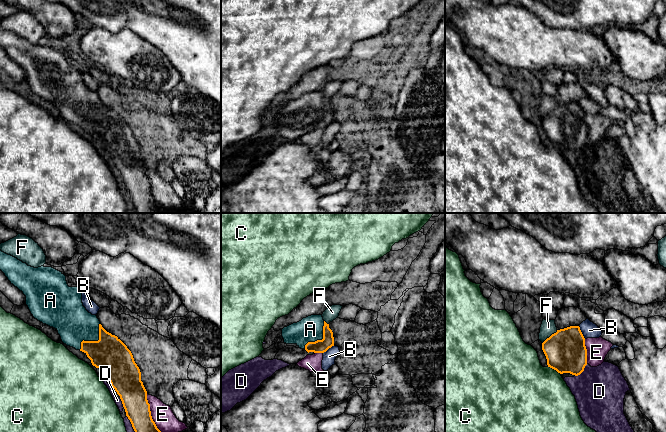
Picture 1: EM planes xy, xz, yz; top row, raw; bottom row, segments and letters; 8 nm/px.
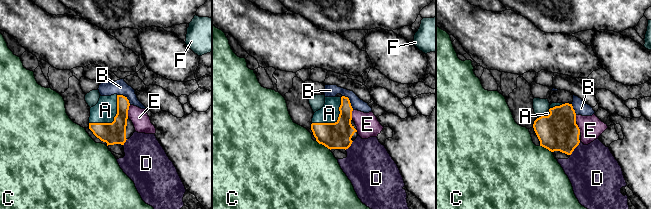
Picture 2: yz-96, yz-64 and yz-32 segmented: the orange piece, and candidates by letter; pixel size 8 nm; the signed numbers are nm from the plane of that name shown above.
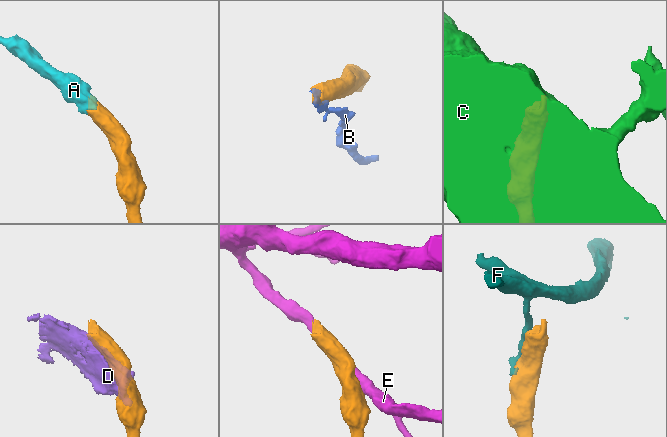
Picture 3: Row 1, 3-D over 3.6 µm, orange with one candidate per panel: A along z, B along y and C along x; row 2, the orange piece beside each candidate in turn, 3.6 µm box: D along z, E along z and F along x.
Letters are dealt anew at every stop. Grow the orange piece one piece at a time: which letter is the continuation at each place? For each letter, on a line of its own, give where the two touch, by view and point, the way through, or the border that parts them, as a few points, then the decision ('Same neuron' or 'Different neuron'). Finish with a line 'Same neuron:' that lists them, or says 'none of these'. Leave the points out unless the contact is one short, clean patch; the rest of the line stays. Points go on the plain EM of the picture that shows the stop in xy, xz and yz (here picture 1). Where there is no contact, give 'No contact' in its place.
A: Touches orange at xy (94, 117). Path across: xy (109, 130), (94, 117), (74, 99). Same neuron
B: Touches orange at yz (581, 108). Boundary: yz (578, 102), (585, 114). Different neuron
C: Touches orange at yz (554, 145). Different neuron
D: Touches orange at yz (582, 147). Different neuron
E: Touches orange at xy (150, 190). Different neuron
F: Touches orange at yz (550, 112). Different neuron
Same neuron: A

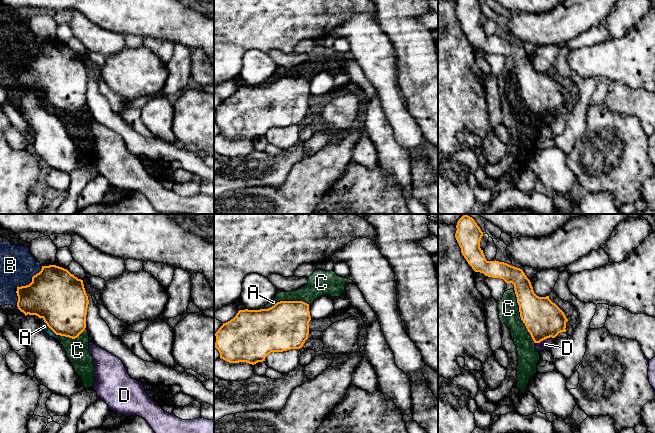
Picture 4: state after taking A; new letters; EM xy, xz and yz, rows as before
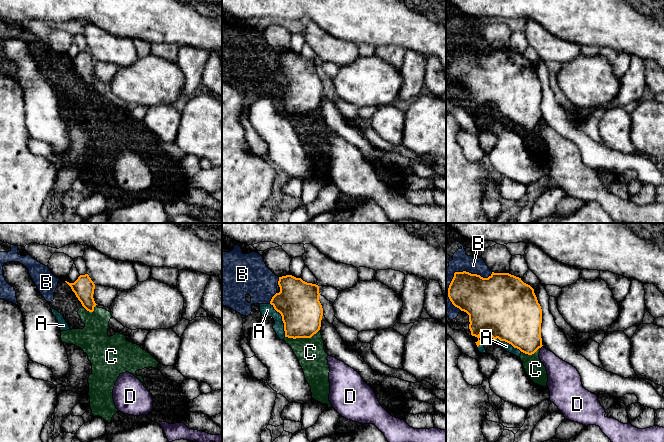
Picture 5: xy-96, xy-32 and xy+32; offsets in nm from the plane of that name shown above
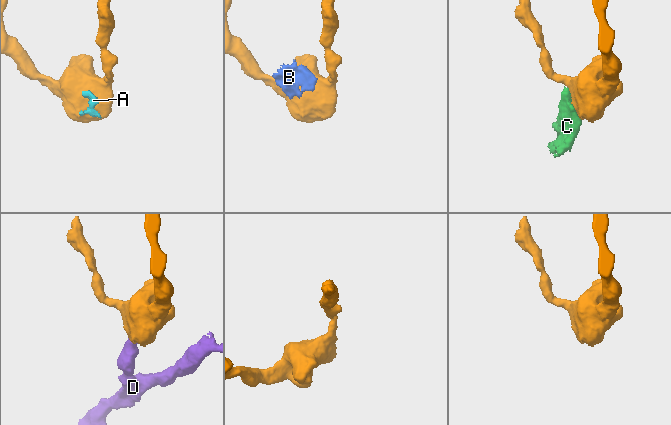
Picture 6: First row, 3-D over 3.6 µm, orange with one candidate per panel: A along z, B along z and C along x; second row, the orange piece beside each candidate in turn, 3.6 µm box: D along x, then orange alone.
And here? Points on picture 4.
A: Touches orange at xy (48, 102). Different neuron
B: Touches orange at xy (32, 56). Different neuron
C: Touches orange at yz (520, 92). Different neuron
D: Touches orange at yz (544, 115). Boundary: yz (553, 113), (547, 113), (535, 119). Different neuron
Same neuron: none of these

